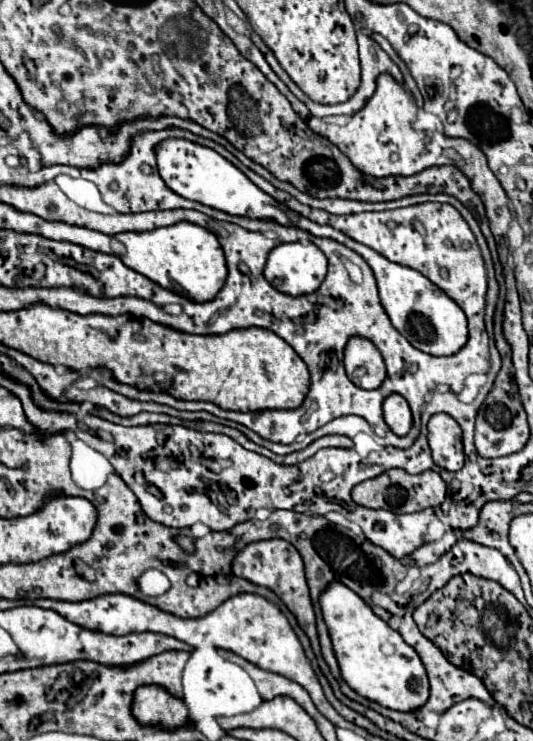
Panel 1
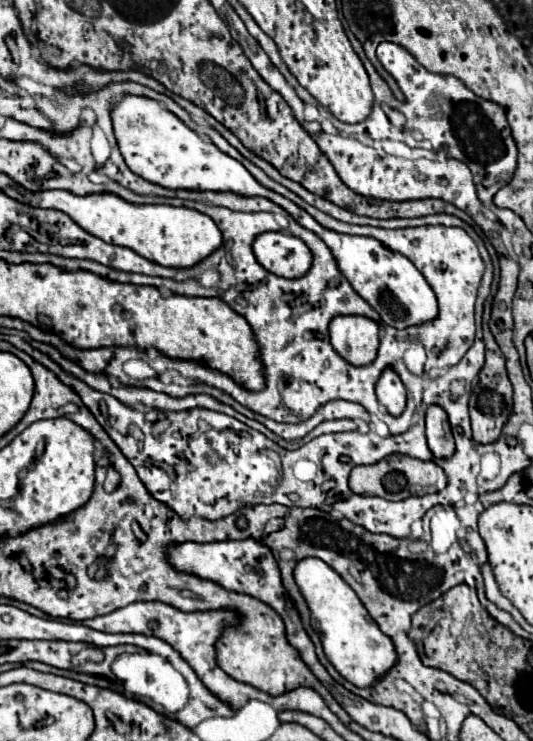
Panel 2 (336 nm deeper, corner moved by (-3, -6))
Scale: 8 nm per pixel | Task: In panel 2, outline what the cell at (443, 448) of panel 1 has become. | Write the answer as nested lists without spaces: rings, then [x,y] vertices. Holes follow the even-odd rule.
[[[428,406],[426,410],[426,438],[434,458],[446,458],[454,454],[454,438],[450,432],[448,414],[440,406]]]

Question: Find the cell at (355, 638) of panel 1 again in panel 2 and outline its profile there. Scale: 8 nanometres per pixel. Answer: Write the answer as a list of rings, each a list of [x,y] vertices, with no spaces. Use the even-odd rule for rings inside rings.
[[[308,556],[296,564],[294,580],[310,608],[314,630],[320,636],[326,658],[348,682],[358,688],[372,686],[376,678],[394,666],[396,650],[392,640],[380,632],[356,592],[340,578],[338,572],[334,572],[324,560]]]

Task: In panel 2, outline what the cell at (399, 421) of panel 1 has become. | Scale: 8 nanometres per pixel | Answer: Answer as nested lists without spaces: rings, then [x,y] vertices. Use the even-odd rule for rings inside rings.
[[[392,368],[382,370],[382,376],[376,384],[376,396],[392,416],[400,416],[406,408],[406,388]]]

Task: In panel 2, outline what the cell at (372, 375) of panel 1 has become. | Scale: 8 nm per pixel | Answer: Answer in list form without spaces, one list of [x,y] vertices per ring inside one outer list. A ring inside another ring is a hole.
[[[358,314],[336,316],[330,322],[330,344],[346,362],[366,366],[376,358],[380,344],[378,332],[380,322],[372,318]]]

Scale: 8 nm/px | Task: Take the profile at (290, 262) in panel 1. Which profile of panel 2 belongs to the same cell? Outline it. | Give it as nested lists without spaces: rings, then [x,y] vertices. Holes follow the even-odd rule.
[[[284,232],[258,234],[252,242],[252,252],[260,266],[284,278],[300,278],[312,266],[308,246],[300,238]]]

